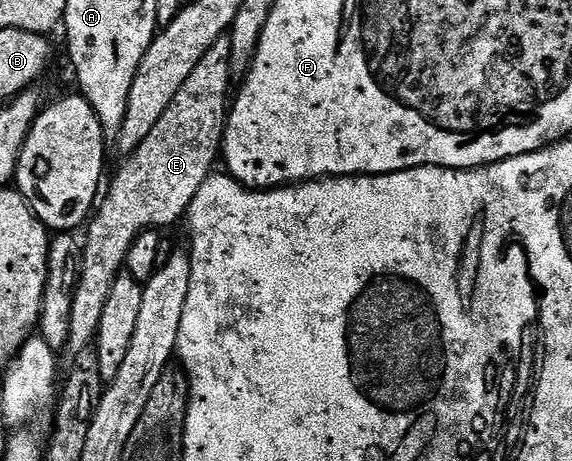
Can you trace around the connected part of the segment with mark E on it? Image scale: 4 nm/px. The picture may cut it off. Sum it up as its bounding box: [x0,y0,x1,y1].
[66,35,232,354]

